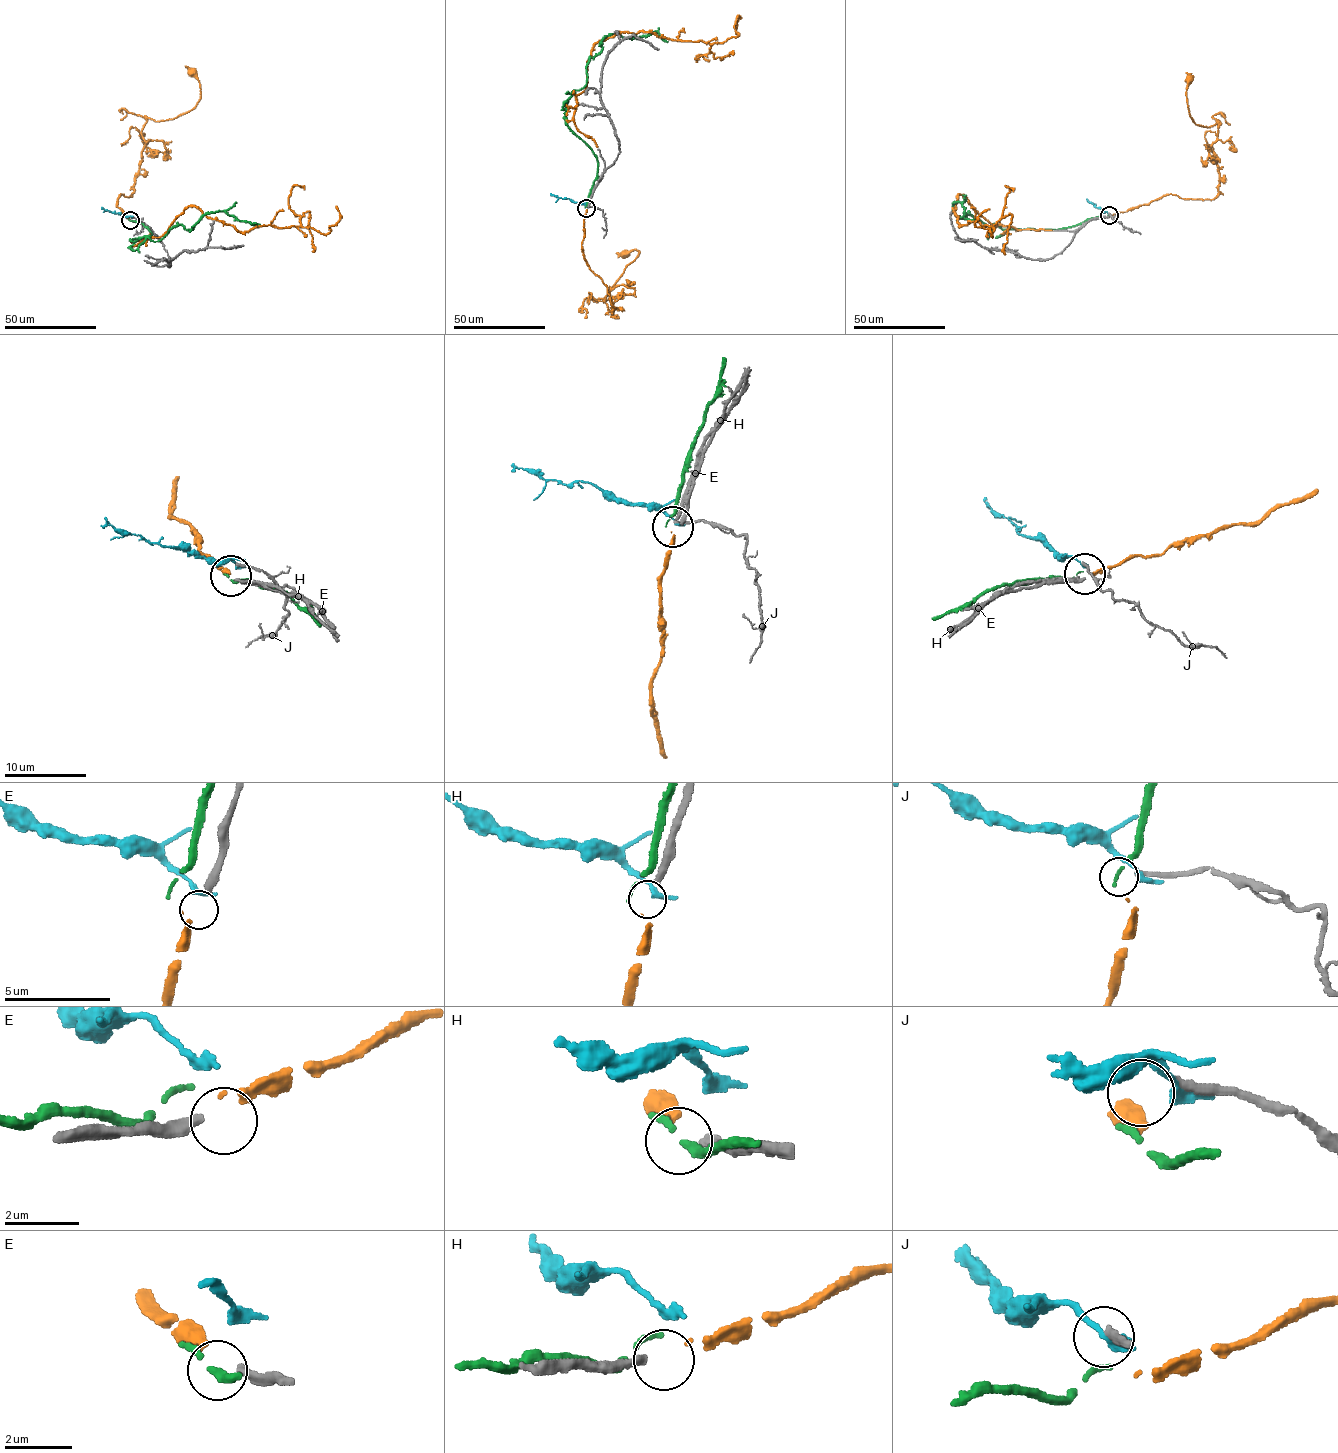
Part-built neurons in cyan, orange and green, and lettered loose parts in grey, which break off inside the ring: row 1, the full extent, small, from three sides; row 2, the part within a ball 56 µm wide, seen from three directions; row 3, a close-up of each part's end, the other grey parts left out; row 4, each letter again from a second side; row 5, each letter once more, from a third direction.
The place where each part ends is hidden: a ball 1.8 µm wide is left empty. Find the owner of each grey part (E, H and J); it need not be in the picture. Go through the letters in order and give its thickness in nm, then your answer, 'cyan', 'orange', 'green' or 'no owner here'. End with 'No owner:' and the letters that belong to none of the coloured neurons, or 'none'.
E: calibre 320 nm; no owner here
H: calibre 280 nm; orange
J: calibre 260 nm; no owner here
No owner: E, J

